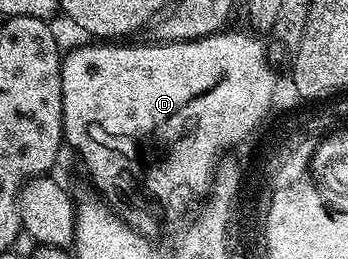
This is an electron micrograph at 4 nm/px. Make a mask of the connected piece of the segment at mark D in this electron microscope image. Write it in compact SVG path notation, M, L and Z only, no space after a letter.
M222 30L205 36L201 40L171 40L168 42L152 42L153 44L133 44L129 42L89 42L74 52L66 51L61 61L61 109L65 130L63 140L77 152L90 180L99 190L98 195L107 205L137 232L146 231L149 208L157 208L161 202L178 203L181 197L189 194L193 184L191 175L195 166L206 167L217 151L217 145L232 144L245 133L258 130L266 123L274 93L274 75L271 72L270 53L265 53L265 44L260 35L252 31L229 32Z

